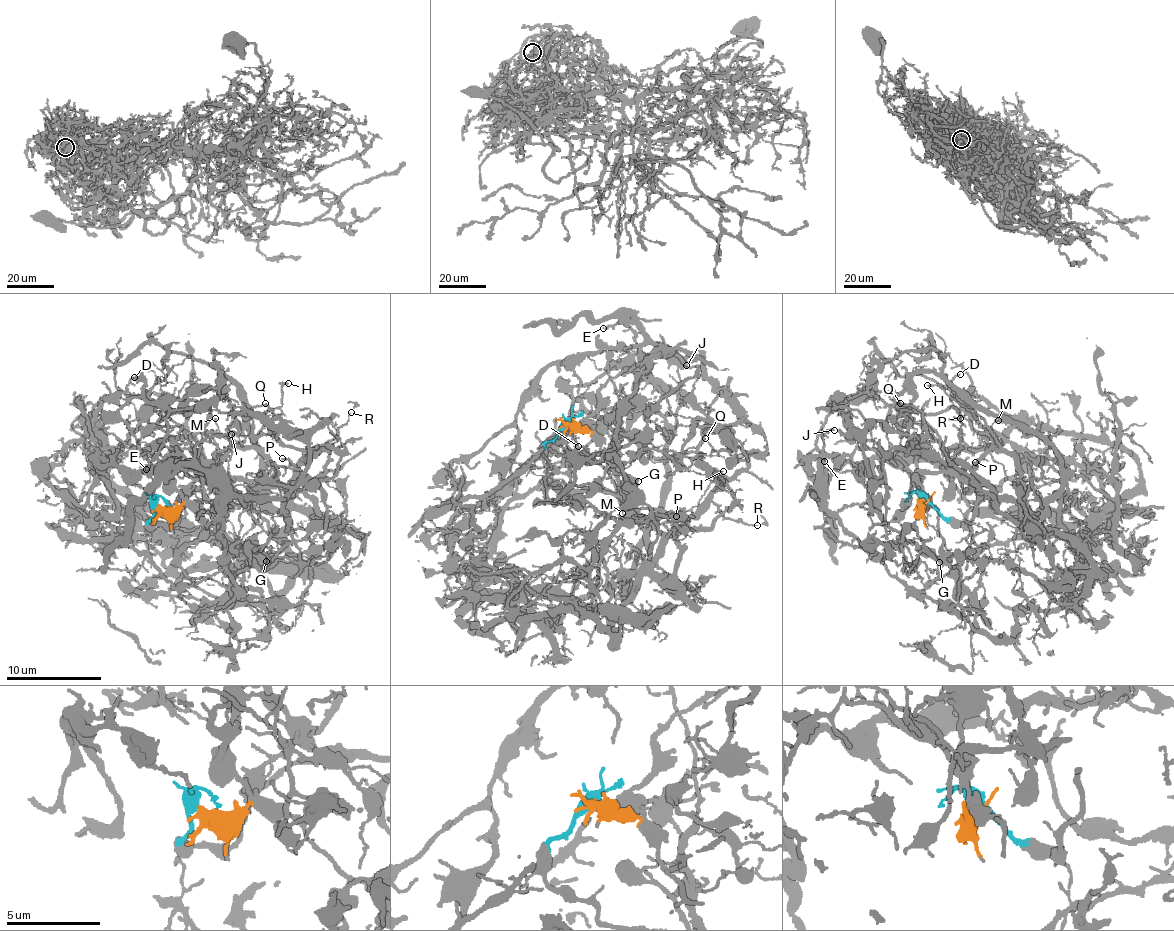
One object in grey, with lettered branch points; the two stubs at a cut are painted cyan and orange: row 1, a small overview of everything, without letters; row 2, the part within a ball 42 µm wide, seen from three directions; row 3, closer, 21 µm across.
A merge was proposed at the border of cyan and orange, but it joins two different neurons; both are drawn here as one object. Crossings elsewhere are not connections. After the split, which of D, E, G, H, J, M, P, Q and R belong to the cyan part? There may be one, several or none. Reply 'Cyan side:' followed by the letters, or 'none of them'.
Cyan side: P, Q, R

